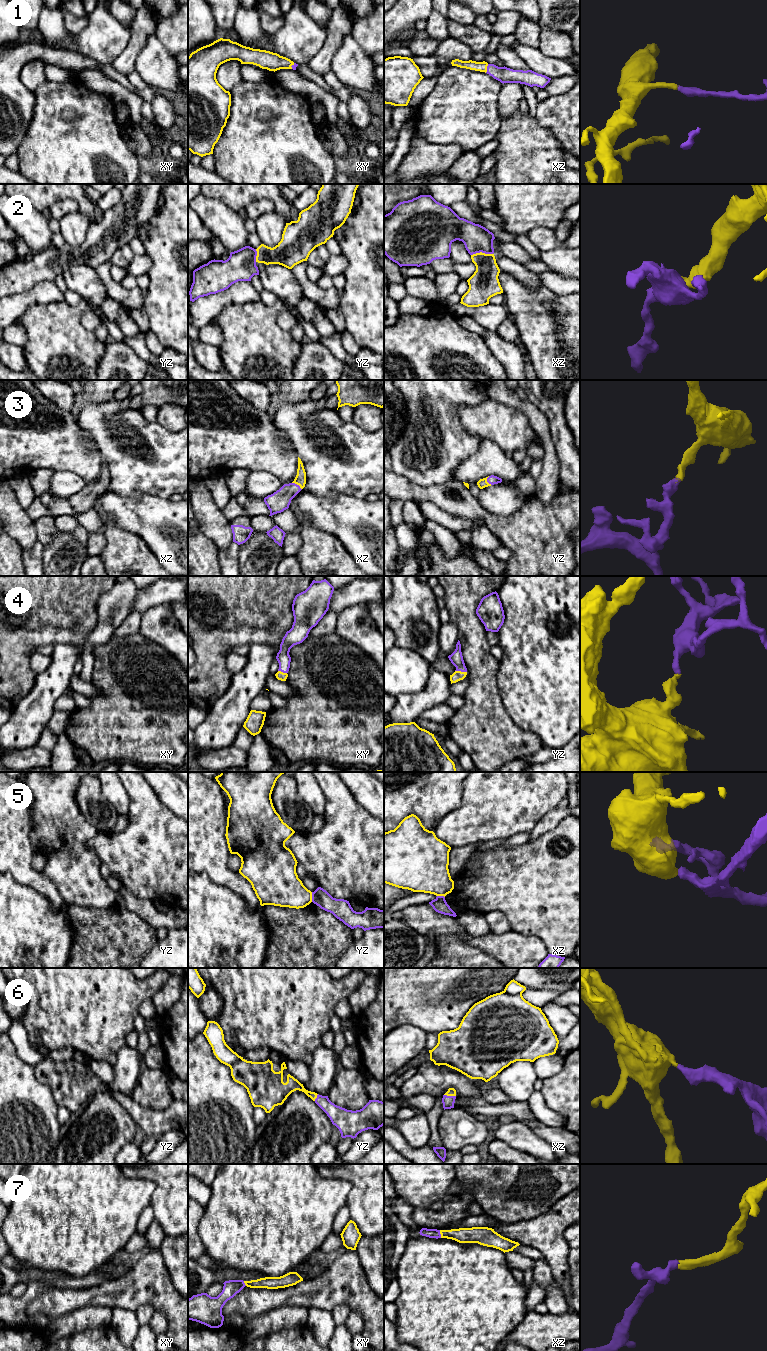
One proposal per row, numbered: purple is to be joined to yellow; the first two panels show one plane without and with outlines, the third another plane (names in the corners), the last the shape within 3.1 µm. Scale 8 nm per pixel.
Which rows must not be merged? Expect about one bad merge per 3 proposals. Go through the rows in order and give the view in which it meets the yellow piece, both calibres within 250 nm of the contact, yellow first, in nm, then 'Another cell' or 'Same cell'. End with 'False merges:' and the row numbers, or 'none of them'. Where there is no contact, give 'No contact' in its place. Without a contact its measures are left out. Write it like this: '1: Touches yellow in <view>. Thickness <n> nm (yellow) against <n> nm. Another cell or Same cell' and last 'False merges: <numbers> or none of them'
1: Touches yellow in xz. Thickness 80 nm (yellow) against 130 nm. Same cell
2: Touches yellow in xz. Thickness 240 nm (yellow) against 220 nm. Same cell
3: Touches yellow in xz. Thickness 90 nm (yellow) against 160 nm. Same cell
4: Touches yellow in yz. Thickness 80 nm (yellow) against 110 nm. Same cell
5: Touches yellow in yz. Thickness 300 nm (yellow) against 160 nm. Another cell
6: Touches yellow in xz. Thickness 60 nm (yellow) against 100 nm. Same cell
7: Touches yellow in xz. Thickness 130 nm (yellow) against 80 nm. Same cell
False merges: 5

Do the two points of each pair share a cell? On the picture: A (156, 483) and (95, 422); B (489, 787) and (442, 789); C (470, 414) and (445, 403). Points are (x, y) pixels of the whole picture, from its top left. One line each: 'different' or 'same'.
A: same
B: different
C: different

